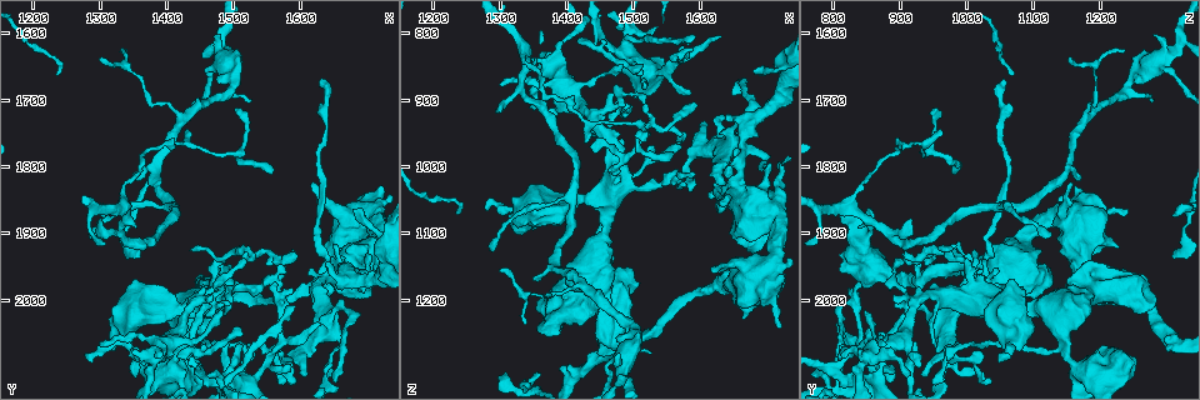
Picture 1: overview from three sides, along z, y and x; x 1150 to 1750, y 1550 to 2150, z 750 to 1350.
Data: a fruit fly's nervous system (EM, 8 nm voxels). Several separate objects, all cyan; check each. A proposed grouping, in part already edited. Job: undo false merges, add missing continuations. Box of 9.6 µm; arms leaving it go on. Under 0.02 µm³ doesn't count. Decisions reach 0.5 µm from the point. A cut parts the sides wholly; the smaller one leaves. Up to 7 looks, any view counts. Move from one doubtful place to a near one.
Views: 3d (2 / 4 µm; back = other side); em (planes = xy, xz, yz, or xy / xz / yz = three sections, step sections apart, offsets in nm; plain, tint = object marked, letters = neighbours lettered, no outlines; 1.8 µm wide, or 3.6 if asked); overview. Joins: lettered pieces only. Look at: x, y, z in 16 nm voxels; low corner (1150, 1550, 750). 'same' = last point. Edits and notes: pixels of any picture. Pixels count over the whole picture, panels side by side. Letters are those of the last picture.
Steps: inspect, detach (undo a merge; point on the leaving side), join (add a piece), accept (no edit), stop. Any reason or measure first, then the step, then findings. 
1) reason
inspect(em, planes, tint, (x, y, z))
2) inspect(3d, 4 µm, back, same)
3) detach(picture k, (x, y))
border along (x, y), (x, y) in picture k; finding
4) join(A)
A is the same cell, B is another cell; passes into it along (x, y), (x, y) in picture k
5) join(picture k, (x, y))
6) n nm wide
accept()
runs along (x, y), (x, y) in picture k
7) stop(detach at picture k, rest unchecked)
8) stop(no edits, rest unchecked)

sudden change in width
inspect(em, yz, step 8, tint, (1640, 2025, 975))

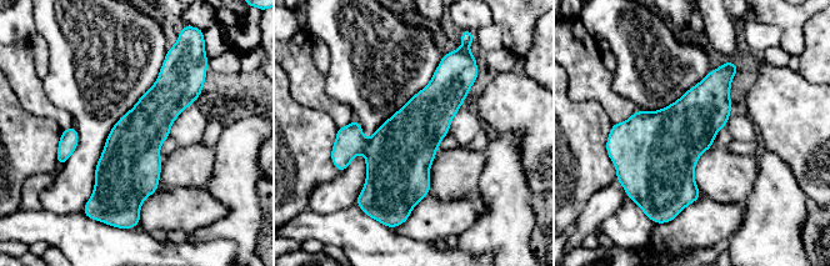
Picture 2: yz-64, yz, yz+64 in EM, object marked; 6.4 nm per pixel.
see the neighbours
inspect(em, yz, step 8, letters, same)

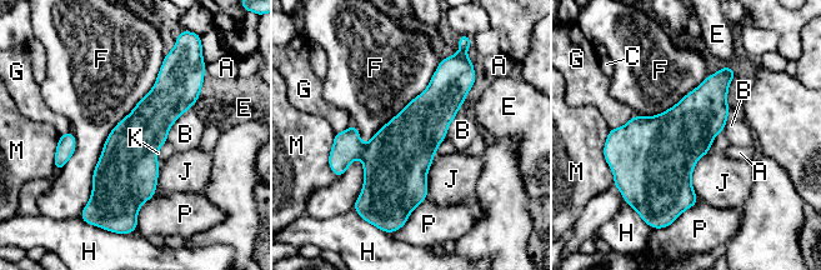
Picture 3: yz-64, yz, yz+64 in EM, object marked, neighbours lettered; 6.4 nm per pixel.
accept()
A, B, C, E, F, G, H, J, K, M and P are other cells; border along (164, 58), (104, 143), (83, 209) in picture 3; all the same neuron

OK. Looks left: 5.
branch stops here
inspect(em, planes, letters, (1415, 2090, 810))

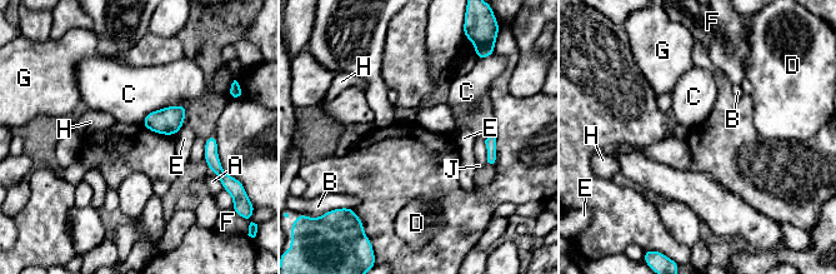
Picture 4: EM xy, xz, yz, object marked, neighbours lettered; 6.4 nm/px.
accept()
A, B, C, D, E, F, G, H and J are other cells; border along (186, 105), (151, 110), (141, 124) in picture 4; no lettered piece goes on from it

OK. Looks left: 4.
thin end
inspect(3d, 2 µm, (1630, 2035, 805))

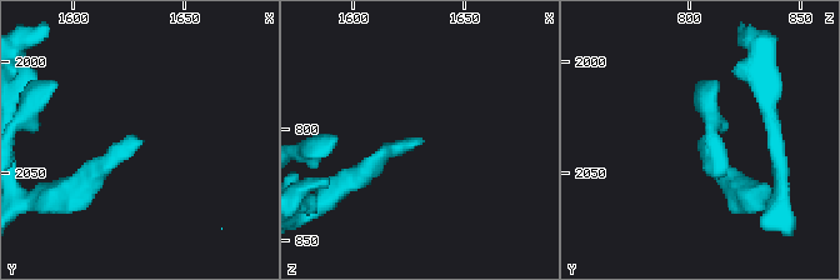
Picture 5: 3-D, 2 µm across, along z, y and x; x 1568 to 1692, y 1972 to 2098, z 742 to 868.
inspect(em, xz, step 4, letters, (1629, 2035, 806))

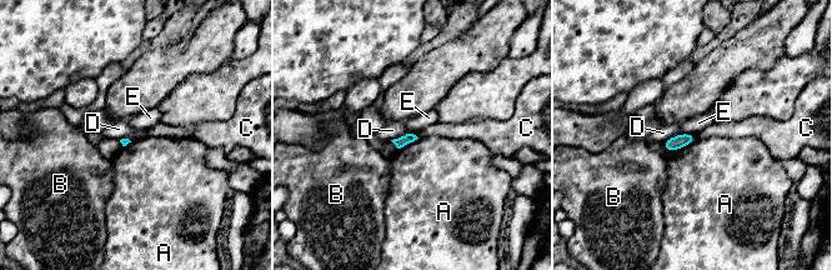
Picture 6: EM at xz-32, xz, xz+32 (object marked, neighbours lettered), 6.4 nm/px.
cut it another way
inspect(em, planes, letters, same)

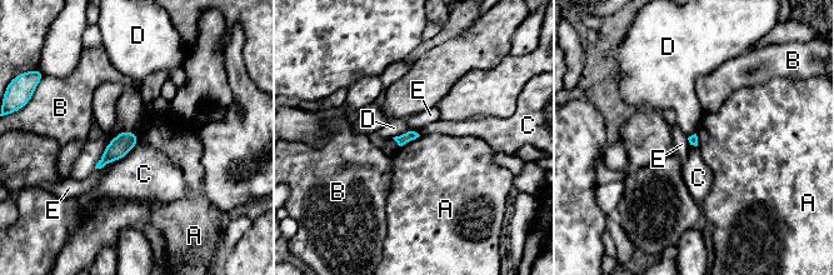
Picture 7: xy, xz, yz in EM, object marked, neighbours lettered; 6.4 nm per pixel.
accept()
A, B, C, D and E are other cells; border along (136, 134), (120, 131), (94, 168) in picture 7; no lettered piece goes on from it

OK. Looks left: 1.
stop(no edits, rest unchecked)

